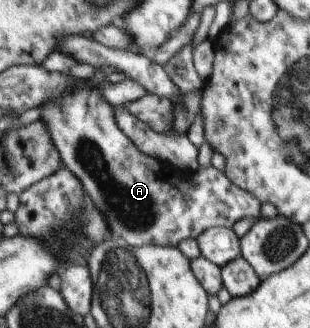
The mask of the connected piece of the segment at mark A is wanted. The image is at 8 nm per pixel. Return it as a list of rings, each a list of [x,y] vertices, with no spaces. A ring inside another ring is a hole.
[[[98,68],[92,78],[84,81],[89,81],[91,86],[84,86],[46,102],[41,107],[42,121],[47,125],[53,142],[61,153],[62,165],[66,165],[82,180],[88,201],[94,201],[98,207],[108,209],[106,215],[110,215],[108,219],[114,237],[128,241],[130,248],[132,245],[142,247],[146,244],[179,247],[181,241],[200,237],[204,230],[218,226],[231,228],[235,221],[243,217],[259,217],[261,203],[258,199],[211,165],[201,167],[197,172],[189,172],[140,151],[133,139],[119,126],[115,107],[102,91],[101,86],[108,81],[108,76]]]

